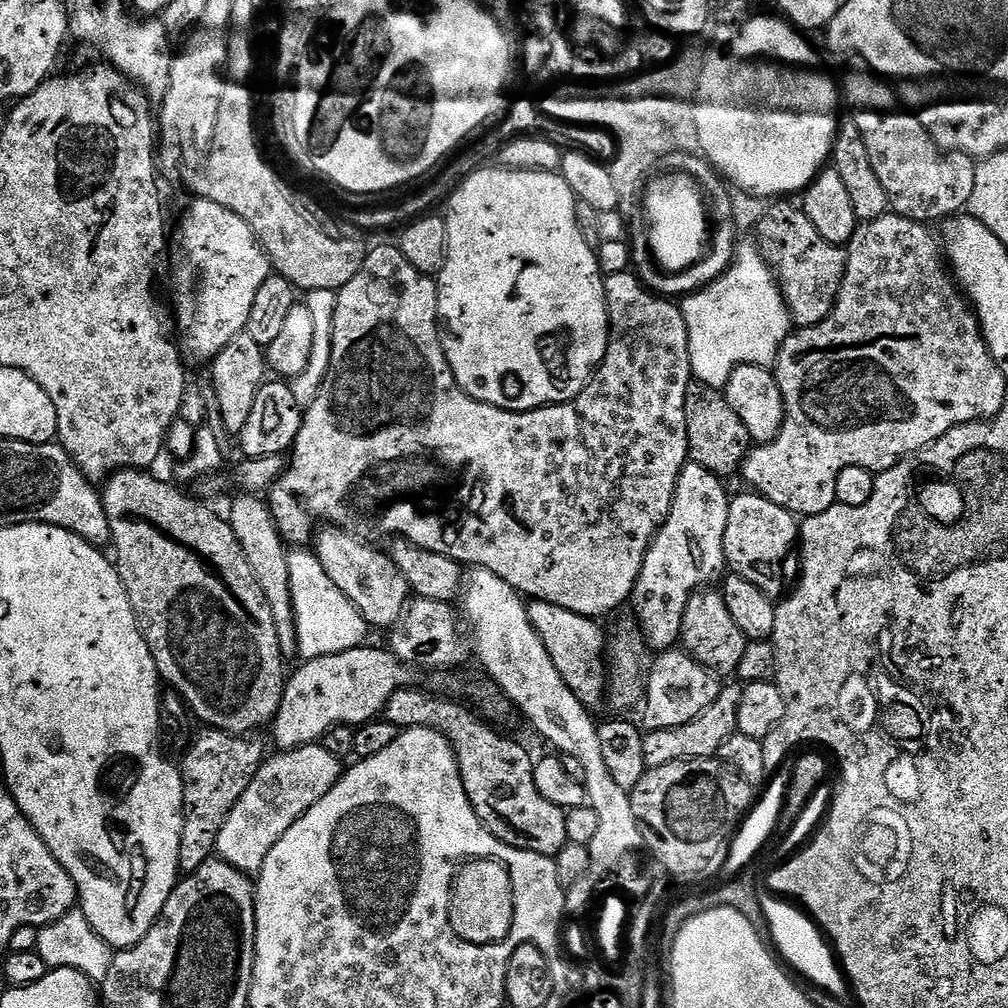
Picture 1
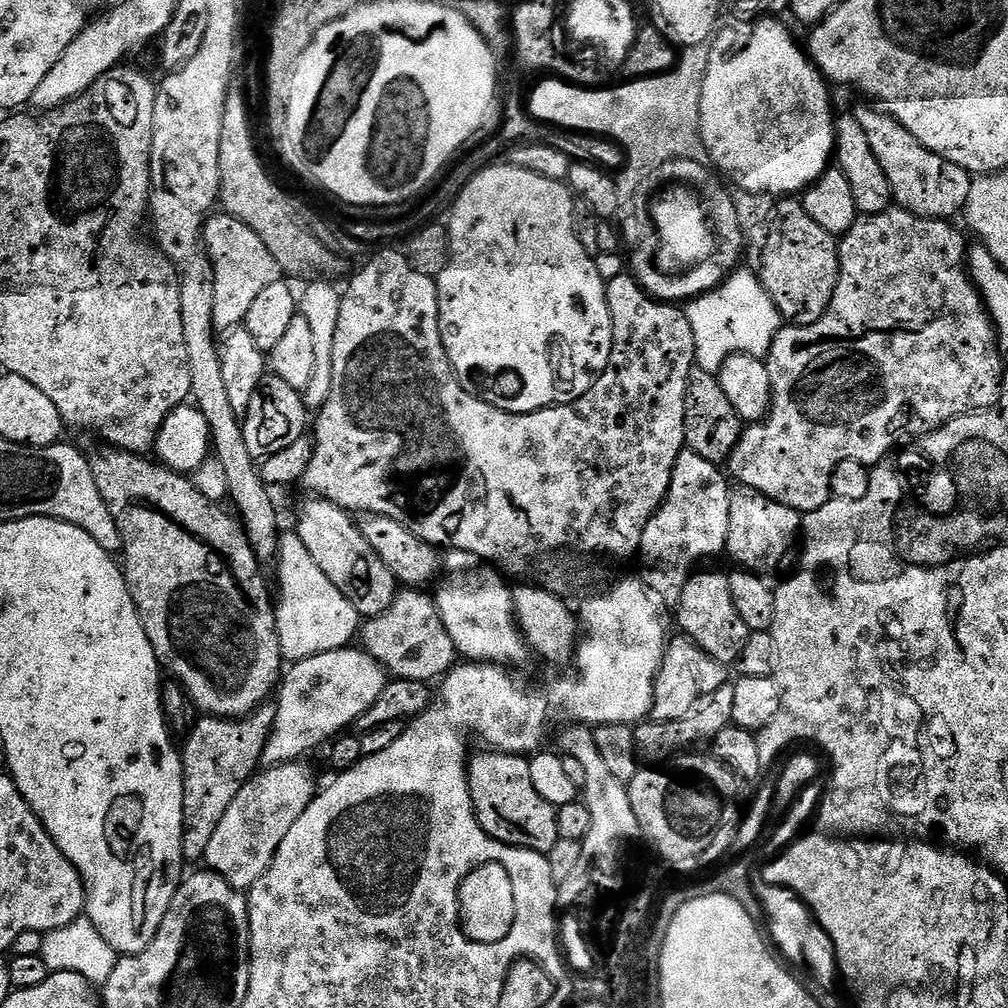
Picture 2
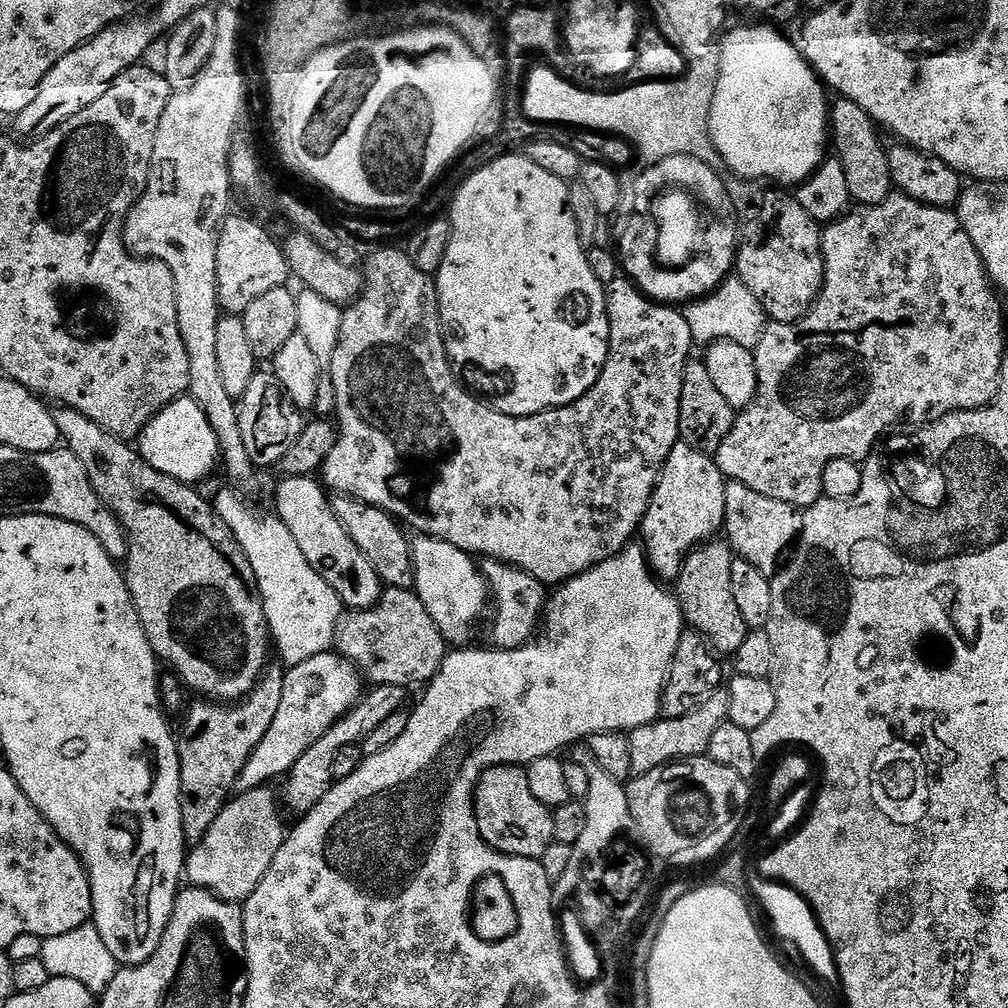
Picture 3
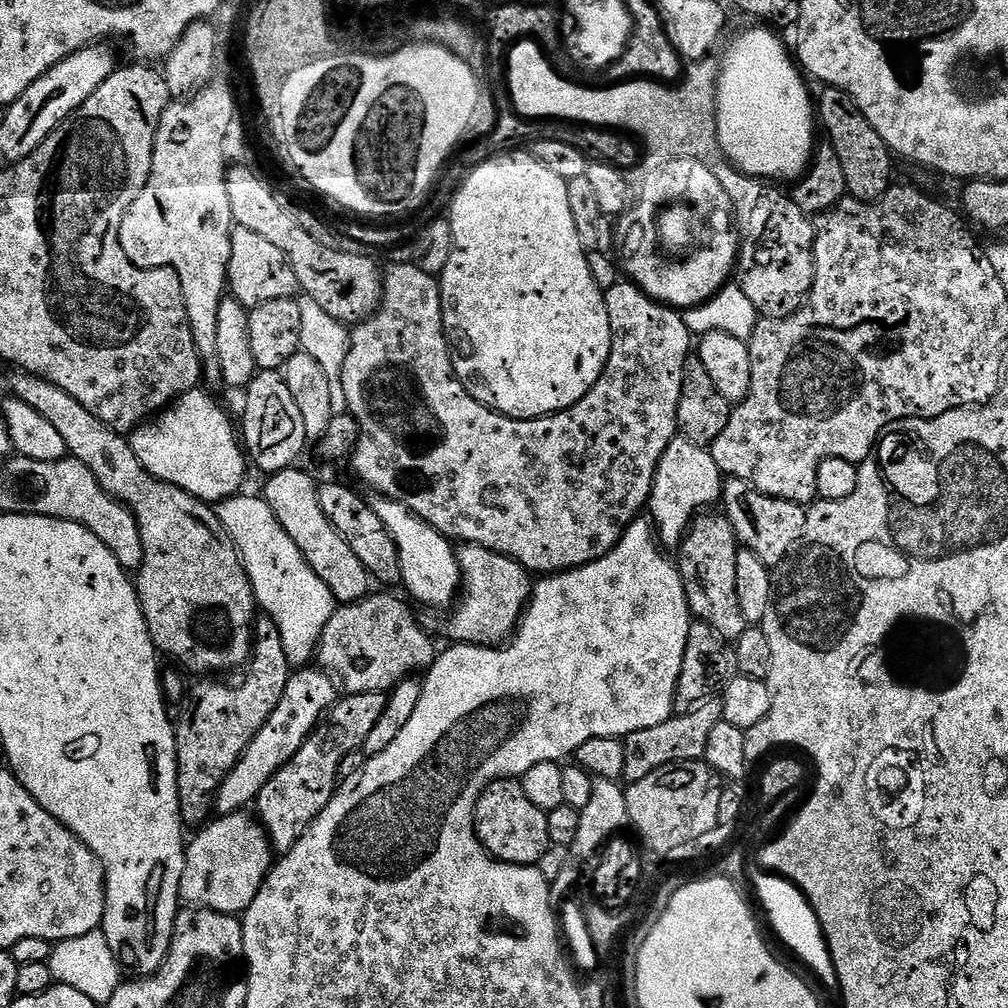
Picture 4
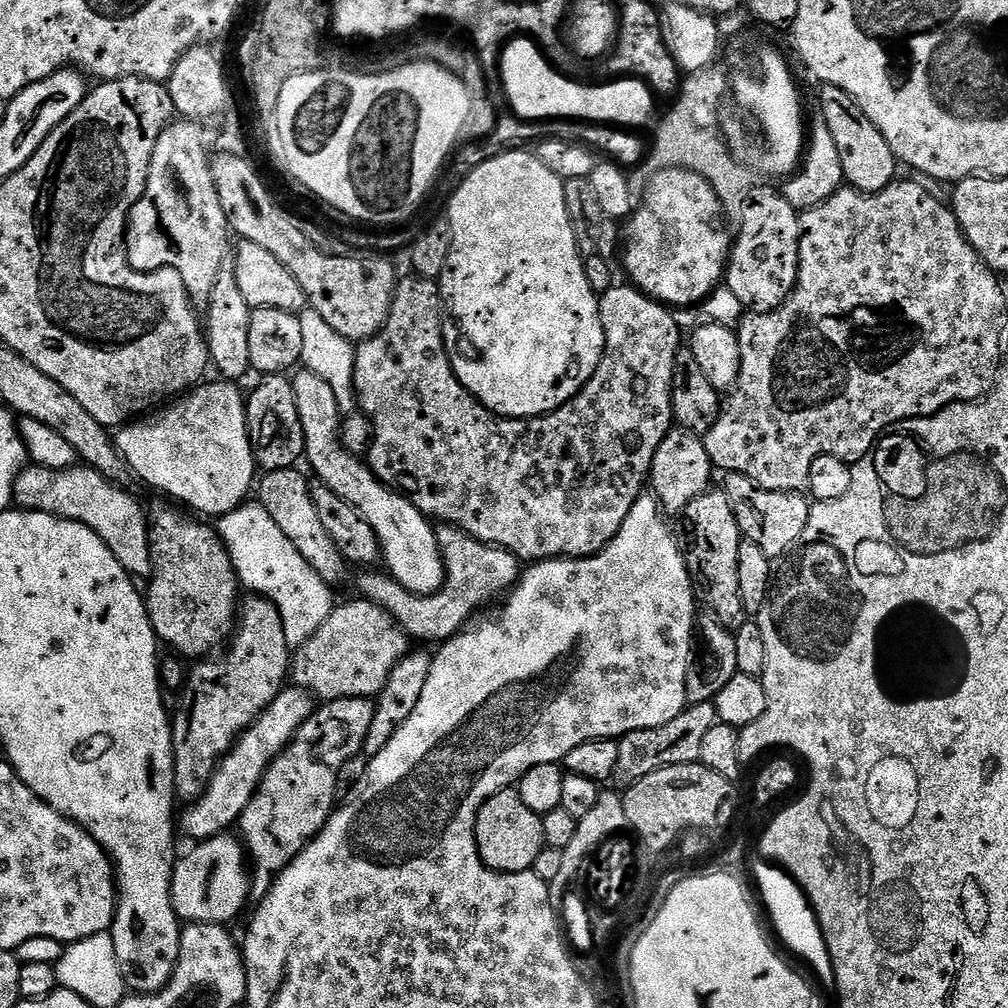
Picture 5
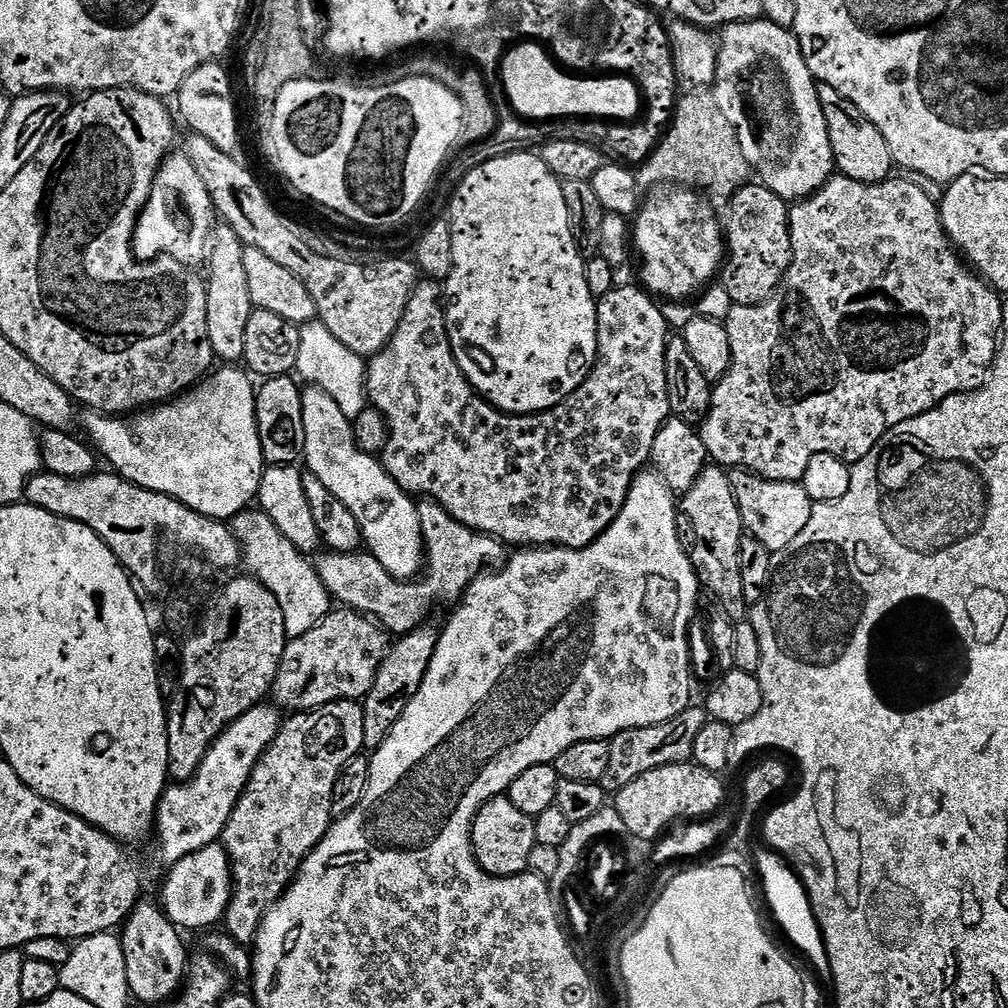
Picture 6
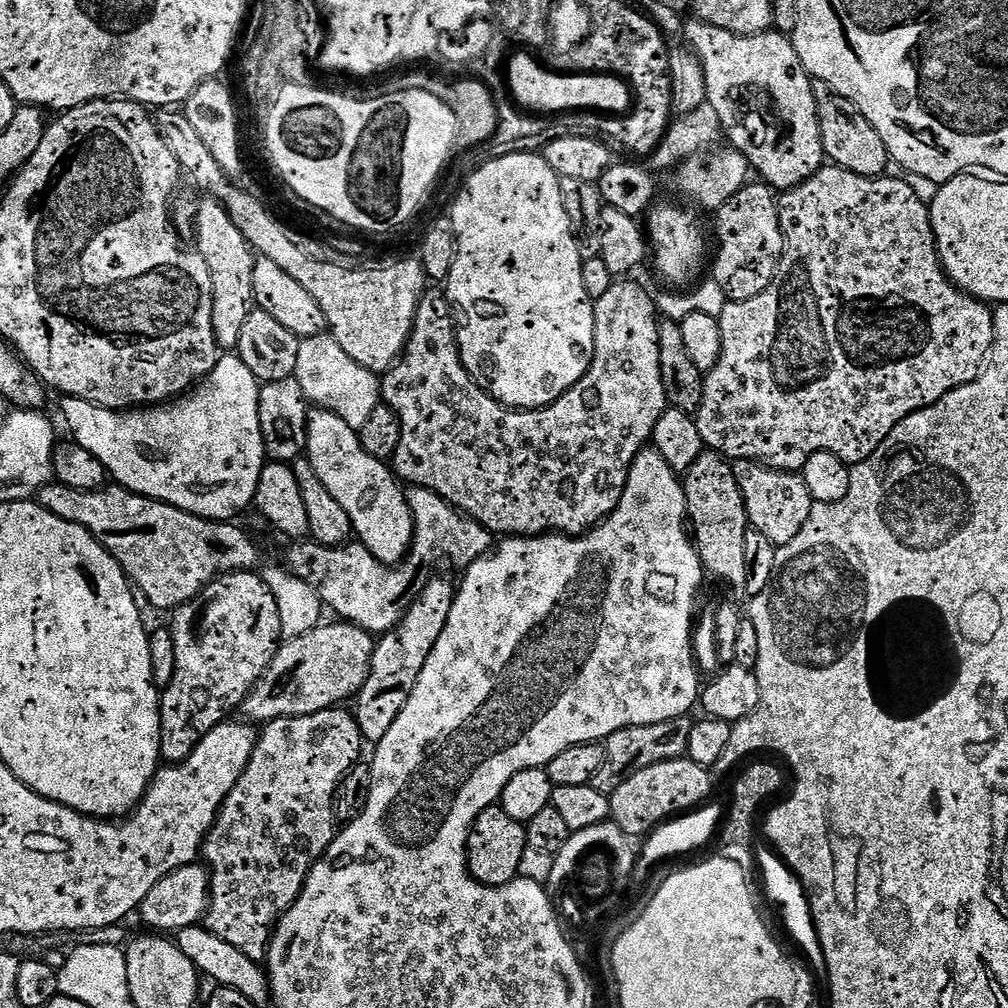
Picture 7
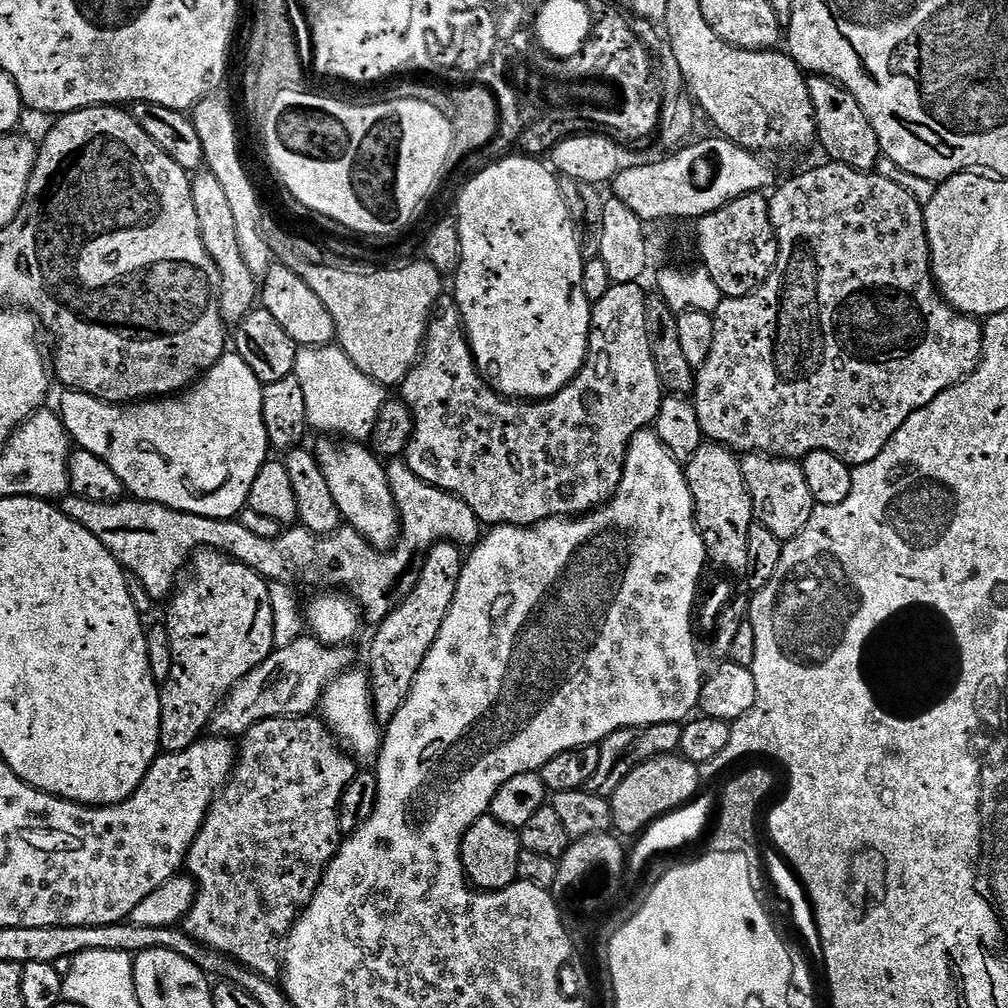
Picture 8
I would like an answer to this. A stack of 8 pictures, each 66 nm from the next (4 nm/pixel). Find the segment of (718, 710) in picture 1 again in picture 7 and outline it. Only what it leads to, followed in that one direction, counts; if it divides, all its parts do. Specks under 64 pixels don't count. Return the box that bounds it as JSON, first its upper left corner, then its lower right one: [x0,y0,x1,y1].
[591,715,694,798]

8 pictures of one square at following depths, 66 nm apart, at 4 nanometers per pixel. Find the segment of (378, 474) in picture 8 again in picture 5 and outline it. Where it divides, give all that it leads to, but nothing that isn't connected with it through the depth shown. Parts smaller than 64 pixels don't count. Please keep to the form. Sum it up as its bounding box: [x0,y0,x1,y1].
[291,370,444,596]

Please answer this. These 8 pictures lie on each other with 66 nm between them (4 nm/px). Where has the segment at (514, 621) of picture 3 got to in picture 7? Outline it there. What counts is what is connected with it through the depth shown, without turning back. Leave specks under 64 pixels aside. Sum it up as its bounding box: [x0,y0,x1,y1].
[287,486,494,634]

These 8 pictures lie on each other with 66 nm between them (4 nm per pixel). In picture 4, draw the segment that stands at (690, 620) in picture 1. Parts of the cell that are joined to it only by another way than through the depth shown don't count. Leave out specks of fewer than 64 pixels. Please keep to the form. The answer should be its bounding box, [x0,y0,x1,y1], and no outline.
[678,510,750,642]

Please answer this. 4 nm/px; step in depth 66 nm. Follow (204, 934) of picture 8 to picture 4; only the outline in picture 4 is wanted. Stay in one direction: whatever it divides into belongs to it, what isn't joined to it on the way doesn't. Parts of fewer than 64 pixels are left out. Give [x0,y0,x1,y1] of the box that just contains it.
[254,692,387,853]

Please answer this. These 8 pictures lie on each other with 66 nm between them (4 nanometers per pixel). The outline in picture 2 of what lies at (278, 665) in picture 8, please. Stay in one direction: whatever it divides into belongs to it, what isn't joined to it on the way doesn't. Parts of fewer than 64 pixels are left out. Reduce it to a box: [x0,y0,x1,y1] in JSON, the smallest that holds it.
[358,587,458,681]

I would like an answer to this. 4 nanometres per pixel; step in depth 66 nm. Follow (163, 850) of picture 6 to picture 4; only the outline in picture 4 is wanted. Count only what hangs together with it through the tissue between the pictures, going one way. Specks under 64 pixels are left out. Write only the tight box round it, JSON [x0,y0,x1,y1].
[215,670,338,816]

